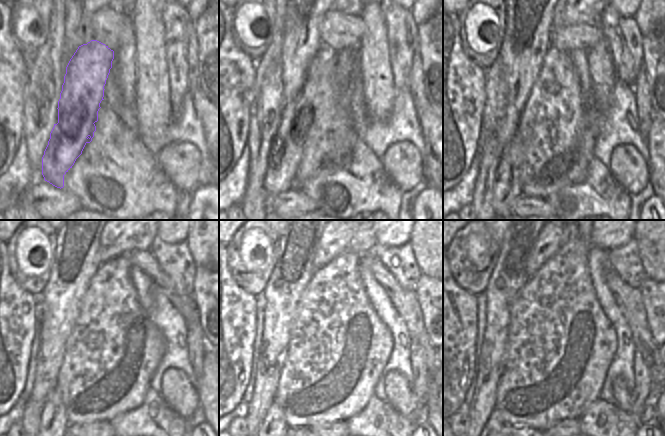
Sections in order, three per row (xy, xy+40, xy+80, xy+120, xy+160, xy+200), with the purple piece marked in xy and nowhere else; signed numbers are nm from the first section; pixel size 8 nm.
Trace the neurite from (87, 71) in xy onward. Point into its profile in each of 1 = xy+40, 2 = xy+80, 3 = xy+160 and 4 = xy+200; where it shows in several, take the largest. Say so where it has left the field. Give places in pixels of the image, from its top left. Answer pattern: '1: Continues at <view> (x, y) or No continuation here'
1: Continues at xy+40 (287, 148)
2: Continues at xy+80 (506, 188)
3: Continues at xy+160 (275, 423)
4: Continues at xy+200 (495, 423).

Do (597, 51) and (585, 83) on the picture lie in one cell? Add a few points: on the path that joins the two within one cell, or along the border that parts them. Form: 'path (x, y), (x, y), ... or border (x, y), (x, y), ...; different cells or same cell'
border (585, 50), (591, 92), (594, 96); different cells

